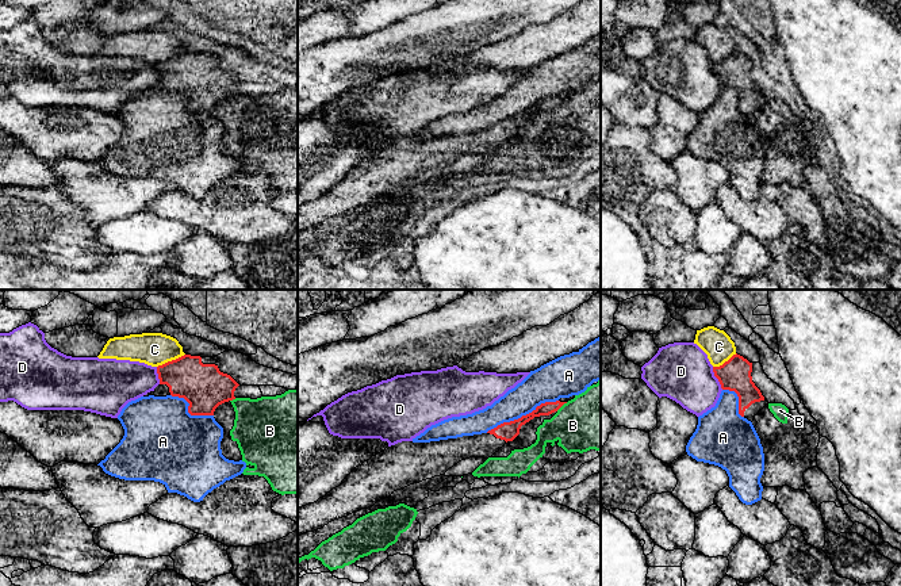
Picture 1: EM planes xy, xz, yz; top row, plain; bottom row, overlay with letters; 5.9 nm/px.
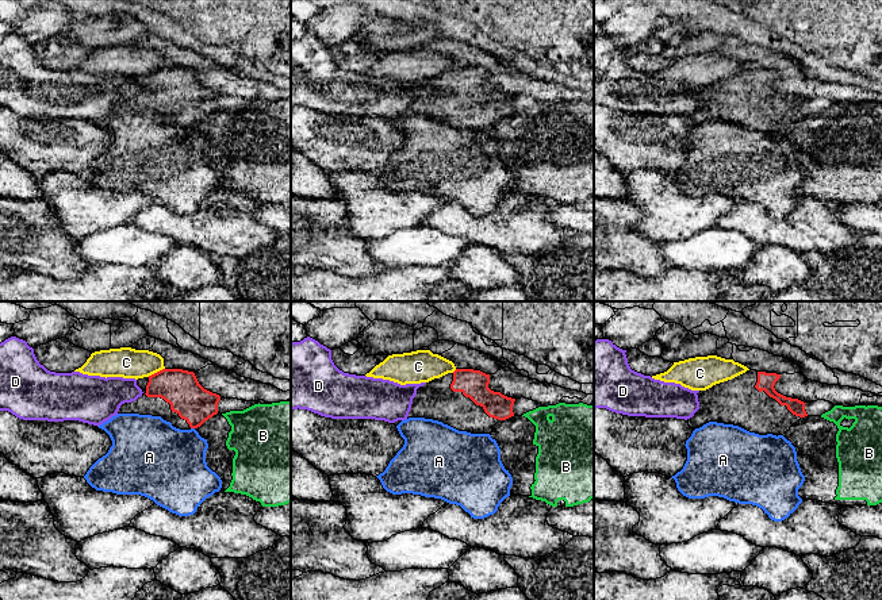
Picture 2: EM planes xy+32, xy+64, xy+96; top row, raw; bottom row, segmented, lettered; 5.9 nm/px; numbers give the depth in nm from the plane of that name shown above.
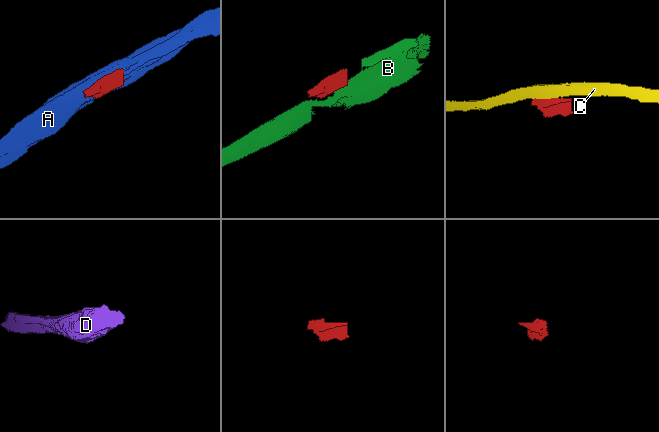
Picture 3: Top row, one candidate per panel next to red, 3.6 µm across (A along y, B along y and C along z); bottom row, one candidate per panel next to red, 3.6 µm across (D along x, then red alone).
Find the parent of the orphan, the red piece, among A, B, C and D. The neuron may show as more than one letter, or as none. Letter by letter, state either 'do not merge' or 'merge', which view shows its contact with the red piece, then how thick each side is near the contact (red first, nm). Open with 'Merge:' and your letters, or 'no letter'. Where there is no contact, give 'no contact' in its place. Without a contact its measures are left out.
Merge: no letter
A: do not merge; contact in xz; calibres 110 and 220 nm
B: do not merge; contact in xz; calibres 80 and 380 nm
C: do not merge; contact in xy; calibres 280 and 200 nm
D: do not merge; contact in yz; calibres 190 and 340 nm

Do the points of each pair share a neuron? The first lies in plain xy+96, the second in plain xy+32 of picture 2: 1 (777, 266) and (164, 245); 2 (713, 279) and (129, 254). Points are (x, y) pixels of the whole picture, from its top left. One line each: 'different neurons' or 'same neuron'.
1: different neurons
2: different neurons

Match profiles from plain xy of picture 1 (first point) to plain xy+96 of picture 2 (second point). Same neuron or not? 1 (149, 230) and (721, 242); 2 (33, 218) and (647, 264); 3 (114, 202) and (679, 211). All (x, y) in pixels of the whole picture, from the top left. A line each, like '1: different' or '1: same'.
1: same
2: same
3: same

